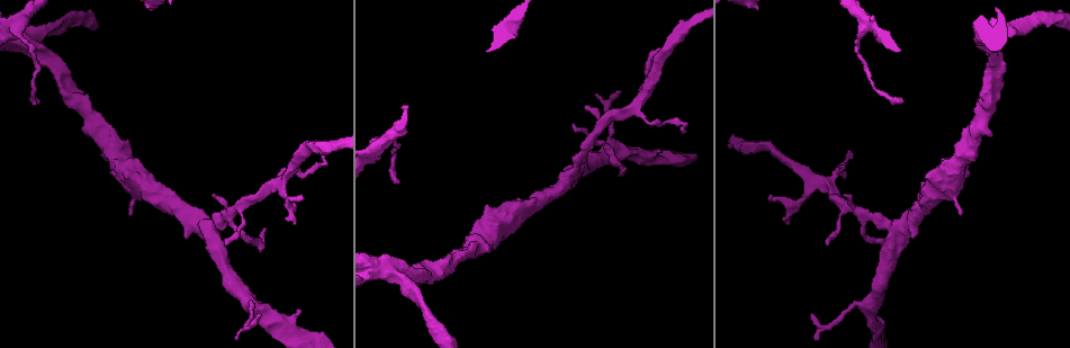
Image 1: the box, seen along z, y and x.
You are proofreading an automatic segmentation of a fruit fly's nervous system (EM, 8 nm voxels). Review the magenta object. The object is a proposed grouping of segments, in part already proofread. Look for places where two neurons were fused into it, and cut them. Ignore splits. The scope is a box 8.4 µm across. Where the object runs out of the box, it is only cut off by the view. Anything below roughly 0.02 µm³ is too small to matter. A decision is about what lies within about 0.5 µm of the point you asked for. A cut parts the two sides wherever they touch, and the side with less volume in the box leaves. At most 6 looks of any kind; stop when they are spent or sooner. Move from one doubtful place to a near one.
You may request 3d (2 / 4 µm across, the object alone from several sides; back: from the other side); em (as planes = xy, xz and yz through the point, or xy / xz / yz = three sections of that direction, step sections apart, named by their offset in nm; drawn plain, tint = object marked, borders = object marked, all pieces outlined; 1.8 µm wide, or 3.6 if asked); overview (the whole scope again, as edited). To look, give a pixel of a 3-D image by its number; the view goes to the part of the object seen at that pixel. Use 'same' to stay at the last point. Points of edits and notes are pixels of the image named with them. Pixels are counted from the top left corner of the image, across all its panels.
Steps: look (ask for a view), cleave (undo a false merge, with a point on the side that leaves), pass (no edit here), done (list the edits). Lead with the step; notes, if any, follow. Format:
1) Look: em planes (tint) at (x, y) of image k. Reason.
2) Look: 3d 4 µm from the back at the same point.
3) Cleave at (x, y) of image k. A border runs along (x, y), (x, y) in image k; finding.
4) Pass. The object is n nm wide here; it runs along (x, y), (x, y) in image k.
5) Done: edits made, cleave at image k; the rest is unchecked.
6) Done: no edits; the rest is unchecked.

Look: 3d 4 µm at (137, 182) of image 1. Thick turns thin.

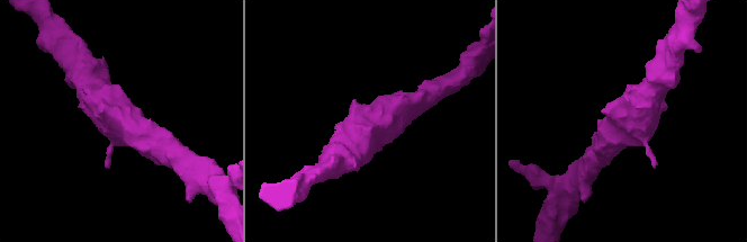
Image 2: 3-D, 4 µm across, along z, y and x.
Look: em 3.6 µm xy step 16 (tint) at (371, 125) of image 2.

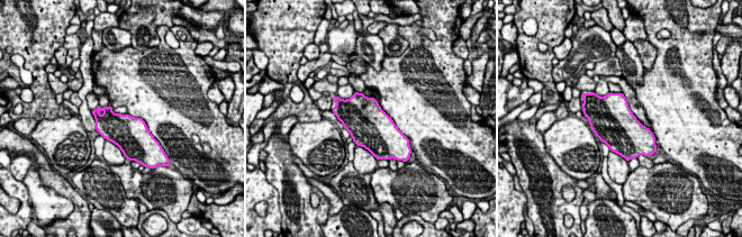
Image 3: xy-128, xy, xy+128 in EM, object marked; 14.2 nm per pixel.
Pass. All the same neuron.

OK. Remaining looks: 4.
Look: em 3.6 µm planes (tint) at (392, 273) of image 1. Three-way junction.

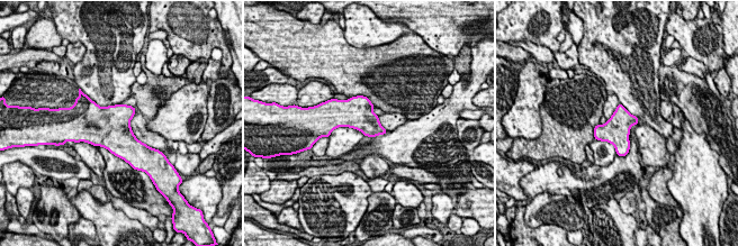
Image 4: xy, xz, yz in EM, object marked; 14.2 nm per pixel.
Pass. Continuous, no second neuron.

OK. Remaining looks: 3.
Look: em planes (tint) at (865, 214) of image 1. A fork.

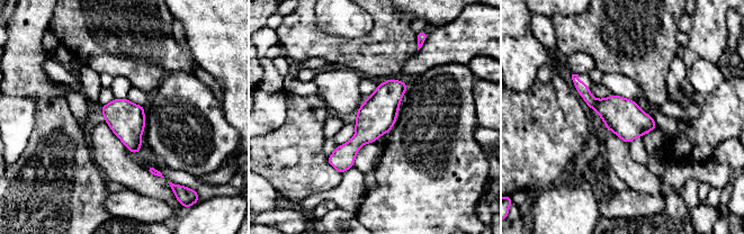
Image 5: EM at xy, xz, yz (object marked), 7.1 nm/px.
Pass. The object is 260 nm wide here; it runs along (403, 86), (343, 155), (340, 169) in image 5; continuous, no second neuron.

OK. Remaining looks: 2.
Done: no edits; the rest is unchecked.

